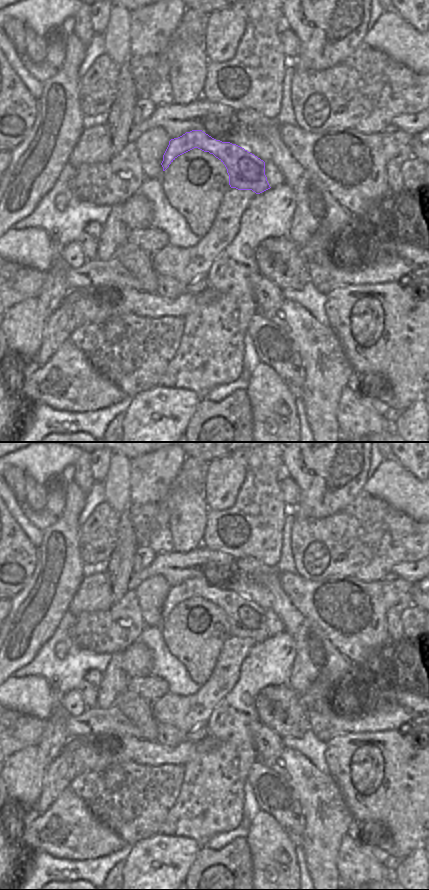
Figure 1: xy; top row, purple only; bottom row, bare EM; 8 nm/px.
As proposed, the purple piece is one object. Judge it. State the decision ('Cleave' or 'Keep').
Cleave.

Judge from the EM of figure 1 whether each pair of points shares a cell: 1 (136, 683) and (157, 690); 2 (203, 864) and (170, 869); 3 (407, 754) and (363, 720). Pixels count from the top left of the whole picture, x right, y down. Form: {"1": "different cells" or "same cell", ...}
{"1": "same cell", "2": "different cells", "3": "different cells"}

